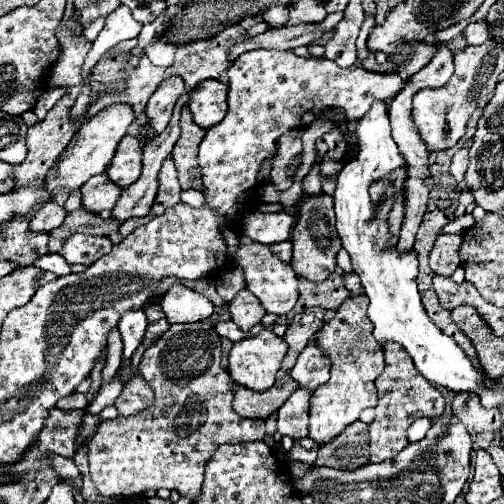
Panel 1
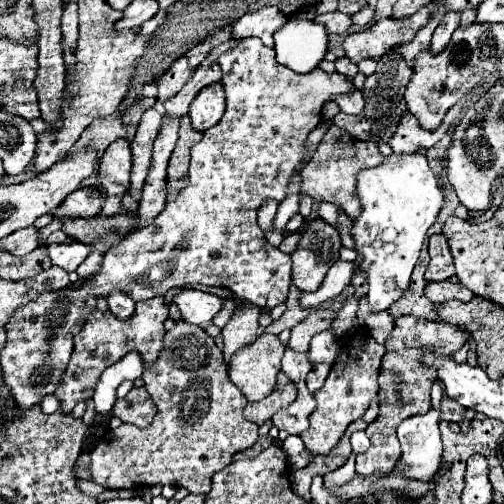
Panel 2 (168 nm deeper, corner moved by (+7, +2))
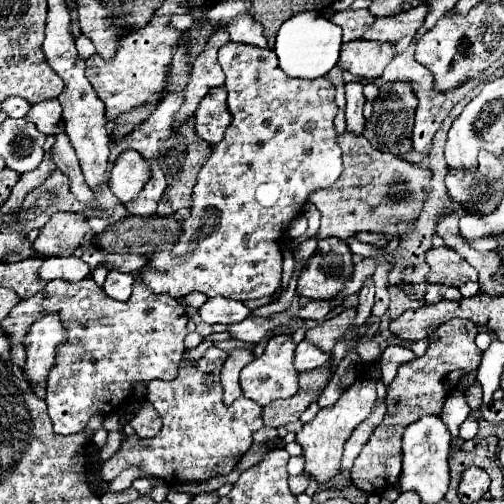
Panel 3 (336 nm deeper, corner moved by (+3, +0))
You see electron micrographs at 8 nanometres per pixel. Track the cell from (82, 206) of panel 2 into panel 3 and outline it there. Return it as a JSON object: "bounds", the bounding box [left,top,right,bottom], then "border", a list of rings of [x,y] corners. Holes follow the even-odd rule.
{"bounds":[32,213,90,259],"border":[[[56,213],[32,243],[34,255],[40,259],[72,255],[82,245],[82,237],[88,231],[90,223],[82,215]]]}

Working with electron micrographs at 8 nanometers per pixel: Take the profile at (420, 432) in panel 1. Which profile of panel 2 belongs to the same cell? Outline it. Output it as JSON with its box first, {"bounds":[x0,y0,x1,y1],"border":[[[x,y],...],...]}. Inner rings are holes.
{"bounds":[398,381,444,481],"border":[[[436,381],[432,385],[432,409],[424,415],[414,415],[410,419],[404,419],[398,425],[398,439],[402,445],[402,457],[400,457],[398,467],[402,467],[408,477],[428,481],[438,471],[438,465],[442,459],[442,441],[440,441],[440,431],[438,431],[438,415],[440,415],[442,395],[444,395],[444,389],[440,389],[440,383]]]}

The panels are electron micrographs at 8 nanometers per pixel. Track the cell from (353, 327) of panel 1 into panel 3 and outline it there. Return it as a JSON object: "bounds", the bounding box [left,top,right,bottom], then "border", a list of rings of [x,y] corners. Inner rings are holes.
{"bounds":[296,377,376,483],"border":[[[360,377],[356,379],[354,385],[350,385],[342,397],[338,399],[338,403],[334,407],[326,407],[320,409],[316,419],[306,423],[298,433],[296,433],[296,443],[302,447],[302,455],[304,455],[304,471],[316,479],[318,483],[328,483],[338,471],[340,471],[340,459],[342,459],[342,451],[344,451],[344,443],[348,441],[348,437],[352,435],[352,431],[368,417],[372,405],[376,401],[376,381],[374,379],[366,379]]]}

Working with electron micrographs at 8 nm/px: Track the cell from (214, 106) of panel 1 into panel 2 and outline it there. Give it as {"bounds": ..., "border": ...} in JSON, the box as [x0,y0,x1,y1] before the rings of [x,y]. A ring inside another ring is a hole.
{"bounds":[190,83,224,131],"border":[[[212,83],[198,91],[190,103],[190,121],[196,131],[206,131],[224,115],[224,89],[222,83]]]}

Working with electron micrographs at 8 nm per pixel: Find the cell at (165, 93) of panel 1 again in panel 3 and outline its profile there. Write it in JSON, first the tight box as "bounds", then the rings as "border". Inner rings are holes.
{"bounds":[126,163,166,217],"border":[[[148,163],[148,165],[152,167],[152,181],[144,185],[144,189],[138,193],[136,199],[126,203],[128,213],[136,217],[152,217],[166,189],[166,179],[164,179],[164,173],[158,169],[158,163]]]}

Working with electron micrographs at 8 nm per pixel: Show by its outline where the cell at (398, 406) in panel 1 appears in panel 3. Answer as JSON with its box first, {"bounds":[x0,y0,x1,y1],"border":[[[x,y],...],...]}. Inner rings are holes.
{"bounds":[350,319,482,495],"border":[[[452,319],[452,321],[444,323],[440,329],[436,329],[434,333],[430,333],[430,337],[428,337],[430,345],[428,345],[428,351],[424,357],[398,367],[398,375],[388,385],[386,417],[376,427],[376,431],[372,433],[368,443],[362,447],[360,455],[356,457],[356,461],[352,465],[350,479],[356,489],[360,489],[364,493],[380,495],[398,483],[398,477],[402,473],[402,435],[404,435],[406,427],[424,415],[440,415],[442,413],[442,405],[444,405],[446,397],[450,395],[448,373],[462,370],[467,376],[478,369],[482,351],[474,343],[476,333],[478,333],[478,327],[472,321]]]}

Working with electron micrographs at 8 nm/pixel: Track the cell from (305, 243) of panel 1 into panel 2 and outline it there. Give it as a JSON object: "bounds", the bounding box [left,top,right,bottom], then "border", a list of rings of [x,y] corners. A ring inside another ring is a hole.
{"bounds":[292,219,340,291],"border":[[[324,219],[308,221],[298,247],[292,251],[292,283],[300,291],[316,291],[328,269],[338,261],[340,235]]]}

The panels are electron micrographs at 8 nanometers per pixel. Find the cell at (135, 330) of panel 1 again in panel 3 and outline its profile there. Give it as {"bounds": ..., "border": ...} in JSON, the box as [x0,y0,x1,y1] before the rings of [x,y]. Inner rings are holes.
{"bounds":[102,269,134,301],"border":[[[112,269],[102,285],[104,293],[116,301],[124,301],[130,297],[132,293],[132,283],[134,283],[134,275],[132,273],[122,273]]]}

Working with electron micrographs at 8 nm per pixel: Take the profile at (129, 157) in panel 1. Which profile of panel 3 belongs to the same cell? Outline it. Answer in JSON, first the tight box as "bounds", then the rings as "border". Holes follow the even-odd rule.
{"bounds":[108,151,152,203],"border":[[[126,151],[112,165],[108,185],[110,185],[110,191],[122,203],[128,203],[138,195],[138,191],[146,185],[150,177],[152,177],[152,171],[146,159],[138,151]]]}

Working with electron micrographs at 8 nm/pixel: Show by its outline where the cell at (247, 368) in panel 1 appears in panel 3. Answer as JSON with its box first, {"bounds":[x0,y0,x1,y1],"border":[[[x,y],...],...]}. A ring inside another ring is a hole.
{"bounds":[240,335,300,407],"border":[[[274,335],[270,337],[266,351],[262,357],[254,359],[244,371],[240,373],[240,385],[244,397],[256,401],[260,407],[266,407],[268,403],[276,399],[288,399],[292,397],[300,387],[298,387],[298,371],[294,367],[294,341],[290,335]]]}

